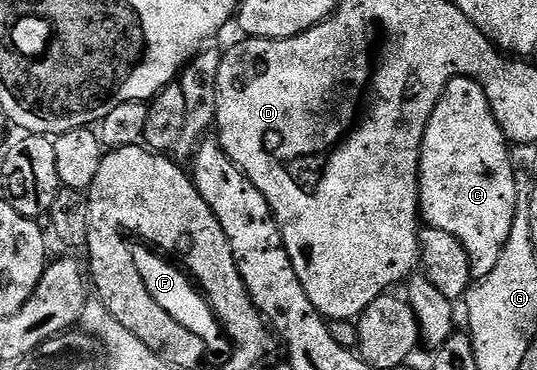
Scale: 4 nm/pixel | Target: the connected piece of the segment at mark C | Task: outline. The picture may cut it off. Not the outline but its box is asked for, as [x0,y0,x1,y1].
[418,77,517,280]

